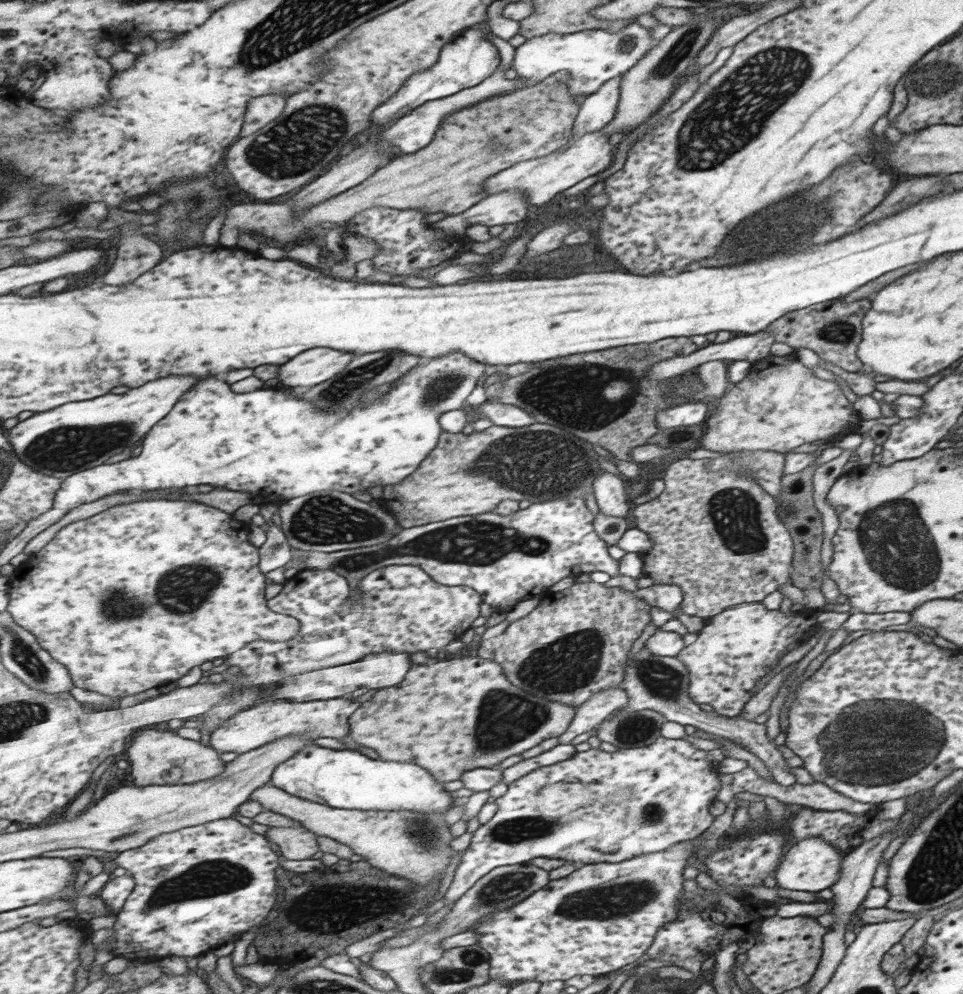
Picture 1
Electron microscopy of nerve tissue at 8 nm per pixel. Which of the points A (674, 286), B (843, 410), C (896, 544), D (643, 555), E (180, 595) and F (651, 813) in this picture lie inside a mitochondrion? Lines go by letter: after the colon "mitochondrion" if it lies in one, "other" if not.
A: other
B: other
C: mitochondrion
D: other
E: mitochondrion
F: mitochondrion

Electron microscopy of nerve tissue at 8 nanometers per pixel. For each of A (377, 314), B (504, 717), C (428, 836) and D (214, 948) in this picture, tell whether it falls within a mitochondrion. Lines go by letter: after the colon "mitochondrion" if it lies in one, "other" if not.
A: other
B: mitochondrion
C: mitochondrion
D: other

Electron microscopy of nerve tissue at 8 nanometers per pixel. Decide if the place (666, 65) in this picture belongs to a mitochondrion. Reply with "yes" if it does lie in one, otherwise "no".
yes

